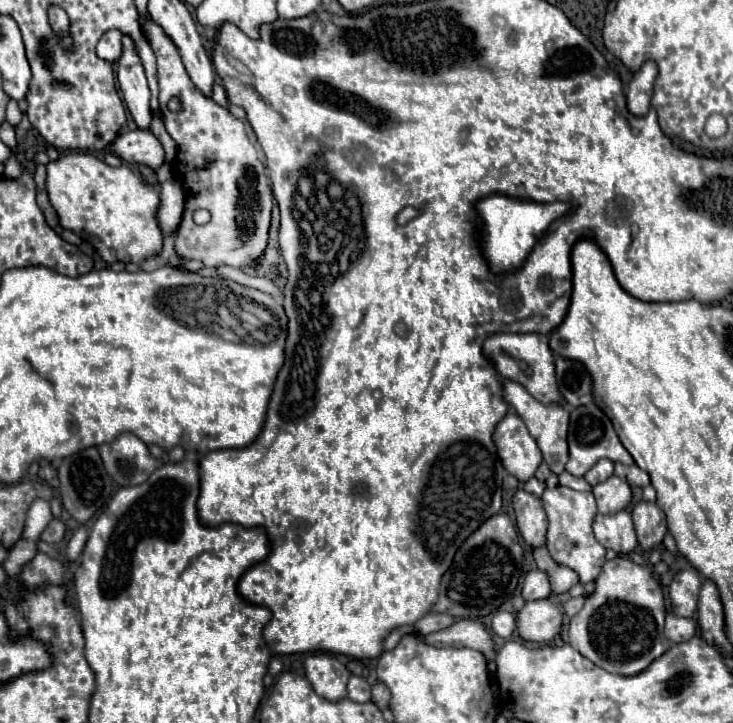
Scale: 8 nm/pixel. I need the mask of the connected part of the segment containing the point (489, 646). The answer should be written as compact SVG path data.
M458 619L454 625L450 625L444 631L430 633L426 637L426 643L436 647L470 647L480 651L488 659L488 669L496 671L496 651L492 635L486 631L486 627L476 619Z

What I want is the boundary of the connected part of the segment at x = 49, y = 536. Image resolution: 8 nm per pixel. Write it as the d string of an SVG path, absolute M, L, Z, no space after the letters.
M52 519L50 525L46 527L46 531L42 533L42 541L50 543L50 545L58 545L64 539L64 533L66 533L64 523L60 519Z

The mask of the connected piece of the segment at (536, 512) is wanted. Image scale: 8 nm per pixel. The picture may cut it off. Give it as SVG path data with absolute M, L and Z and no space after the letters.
M518 489L512 503L514 503L514 513L516 513L516 525L524 541L530 547L544 545L548 521L542 507L542 499L532 493L526 493L524 489Z

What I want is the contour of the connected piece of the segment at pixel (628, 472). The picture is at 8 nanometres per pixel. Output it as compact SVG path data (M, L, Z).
M616 463L614 475L618 475L618 477L626 479L630 485L640 485L640 487L644 487L644 485L648 485L648 483L650 483L650 479L648 479L648 473L644 473L644 471L642 471L640 467L636 467L636 465L628 467L628 465Z

